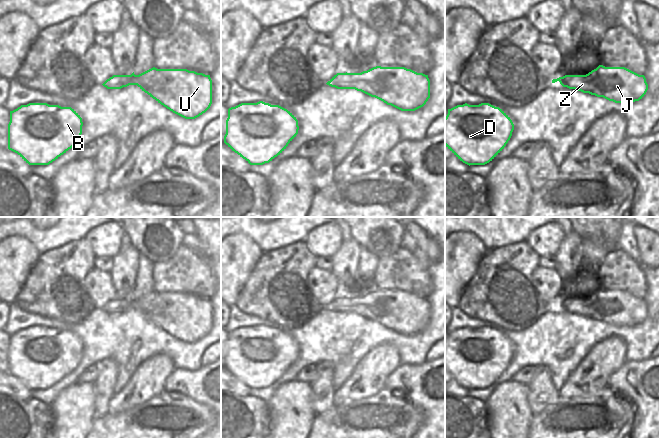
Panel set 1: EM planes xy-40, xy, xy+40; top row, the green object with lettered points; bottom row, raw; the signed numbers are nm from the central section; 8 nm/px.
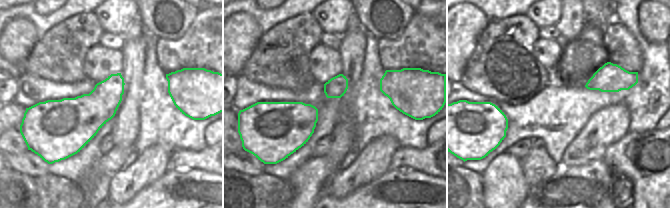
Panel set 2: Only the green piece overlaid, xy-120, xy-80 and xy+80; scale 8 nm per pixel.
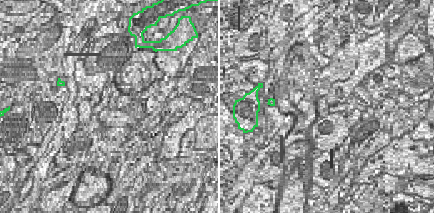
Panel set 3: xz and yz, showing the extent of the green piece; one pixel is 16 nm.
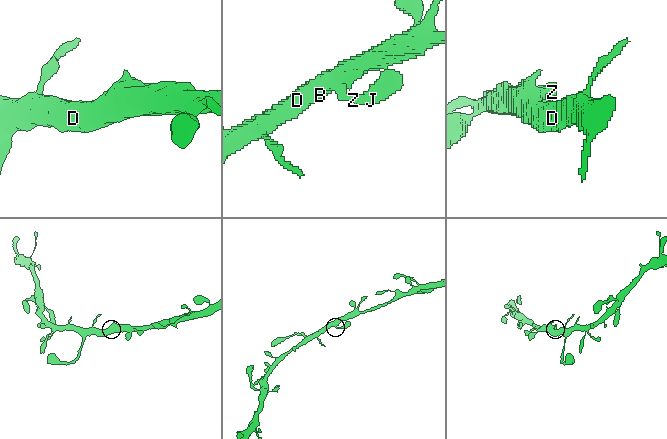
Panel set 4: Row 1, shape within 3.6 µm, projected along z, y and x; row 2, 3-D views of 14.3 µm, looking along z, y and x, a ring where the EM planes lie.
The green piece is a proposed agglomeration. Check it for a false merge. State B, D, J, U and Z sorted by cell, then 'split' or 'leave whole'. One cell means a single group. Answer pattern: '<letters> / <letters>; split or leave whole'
B D J U Z; leave whole

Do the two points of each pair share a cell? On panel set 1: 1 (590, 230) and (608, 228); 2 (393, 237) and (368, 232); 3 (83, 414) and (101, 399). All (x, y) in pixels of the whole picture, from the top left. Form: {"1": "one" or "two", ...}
{"1": "one", "2": "one", "3": "two"}

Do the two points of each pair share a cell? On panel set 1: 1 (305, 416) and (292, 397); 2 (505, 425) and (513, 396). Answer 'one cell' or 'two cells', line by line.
1: one cell
2: one cell

